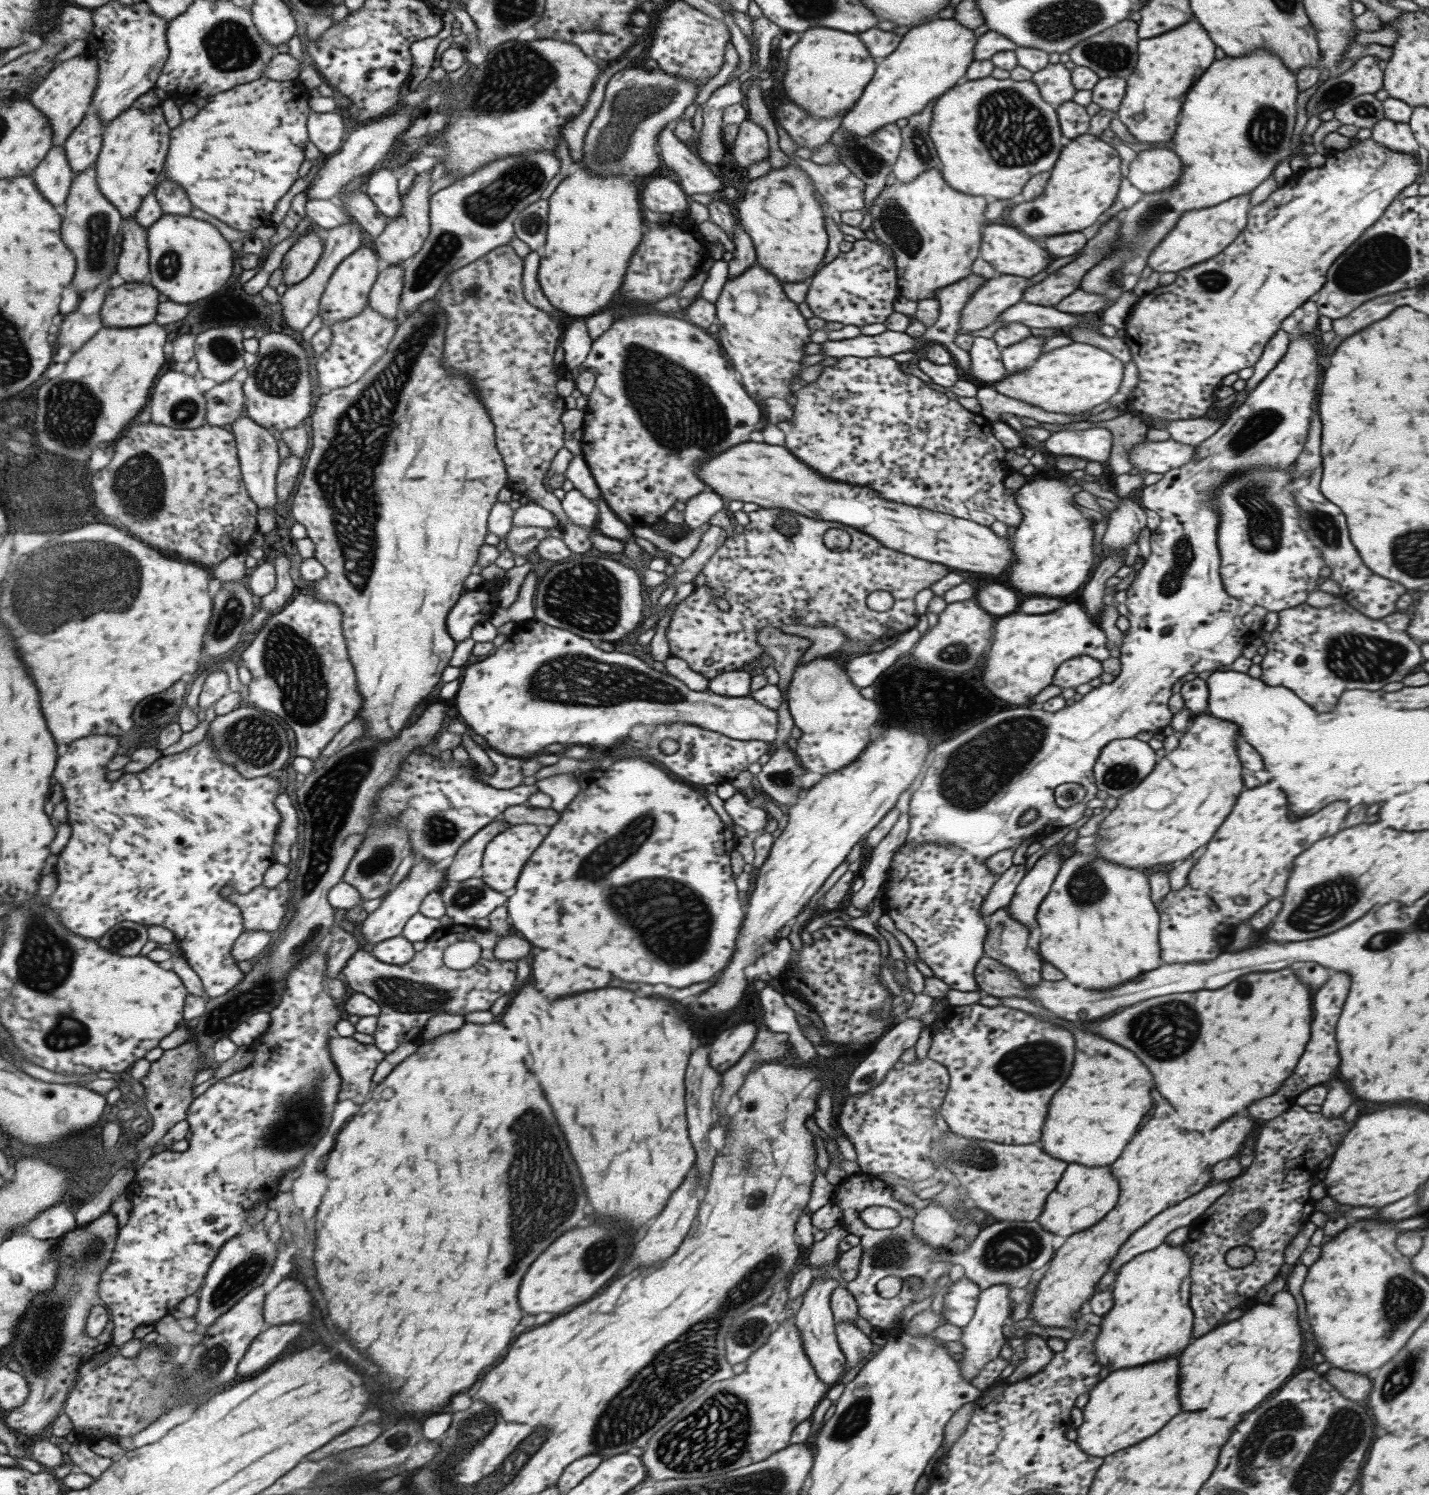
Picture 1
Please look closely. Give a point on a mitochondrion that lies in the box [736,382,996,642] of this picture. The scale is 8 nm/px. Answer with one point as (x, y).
(787, 526)

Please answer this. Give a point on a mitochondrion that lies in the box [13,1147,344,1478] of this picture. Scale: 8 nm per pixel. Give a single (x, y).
(41, 1346)

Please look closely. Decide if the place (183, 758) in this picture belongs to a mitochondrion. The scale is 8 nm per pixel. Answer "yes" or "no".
no

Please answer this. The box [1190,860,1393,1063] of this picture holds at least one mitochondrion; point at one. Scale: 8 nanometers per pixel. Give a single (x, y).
(1327, 901)

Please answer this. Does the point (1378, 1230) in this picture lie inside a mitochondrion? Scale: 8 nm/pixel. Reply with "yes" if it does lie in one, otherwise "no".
no

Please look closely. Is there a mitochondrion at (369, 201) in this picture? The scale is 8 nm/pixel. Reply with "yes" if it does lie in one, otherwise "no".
no

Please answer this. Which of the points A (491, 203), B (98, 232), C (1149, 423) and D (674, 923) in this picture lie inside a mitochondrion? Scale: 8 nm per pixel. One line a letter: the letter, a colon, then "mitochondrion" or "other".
A: mitochondrion
B: mitochondrion
C: other
D: mitochondrion

